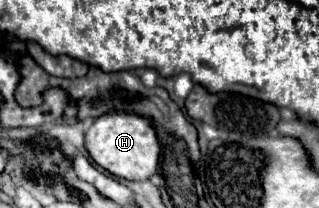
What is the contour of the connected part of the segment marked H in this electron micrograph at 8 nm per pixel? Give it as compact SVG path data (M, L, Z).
M112 112L98 116L86 132L86 148L92 160L110 174L126 180L148 180L158 170L160 140L152 122L138 114Z

